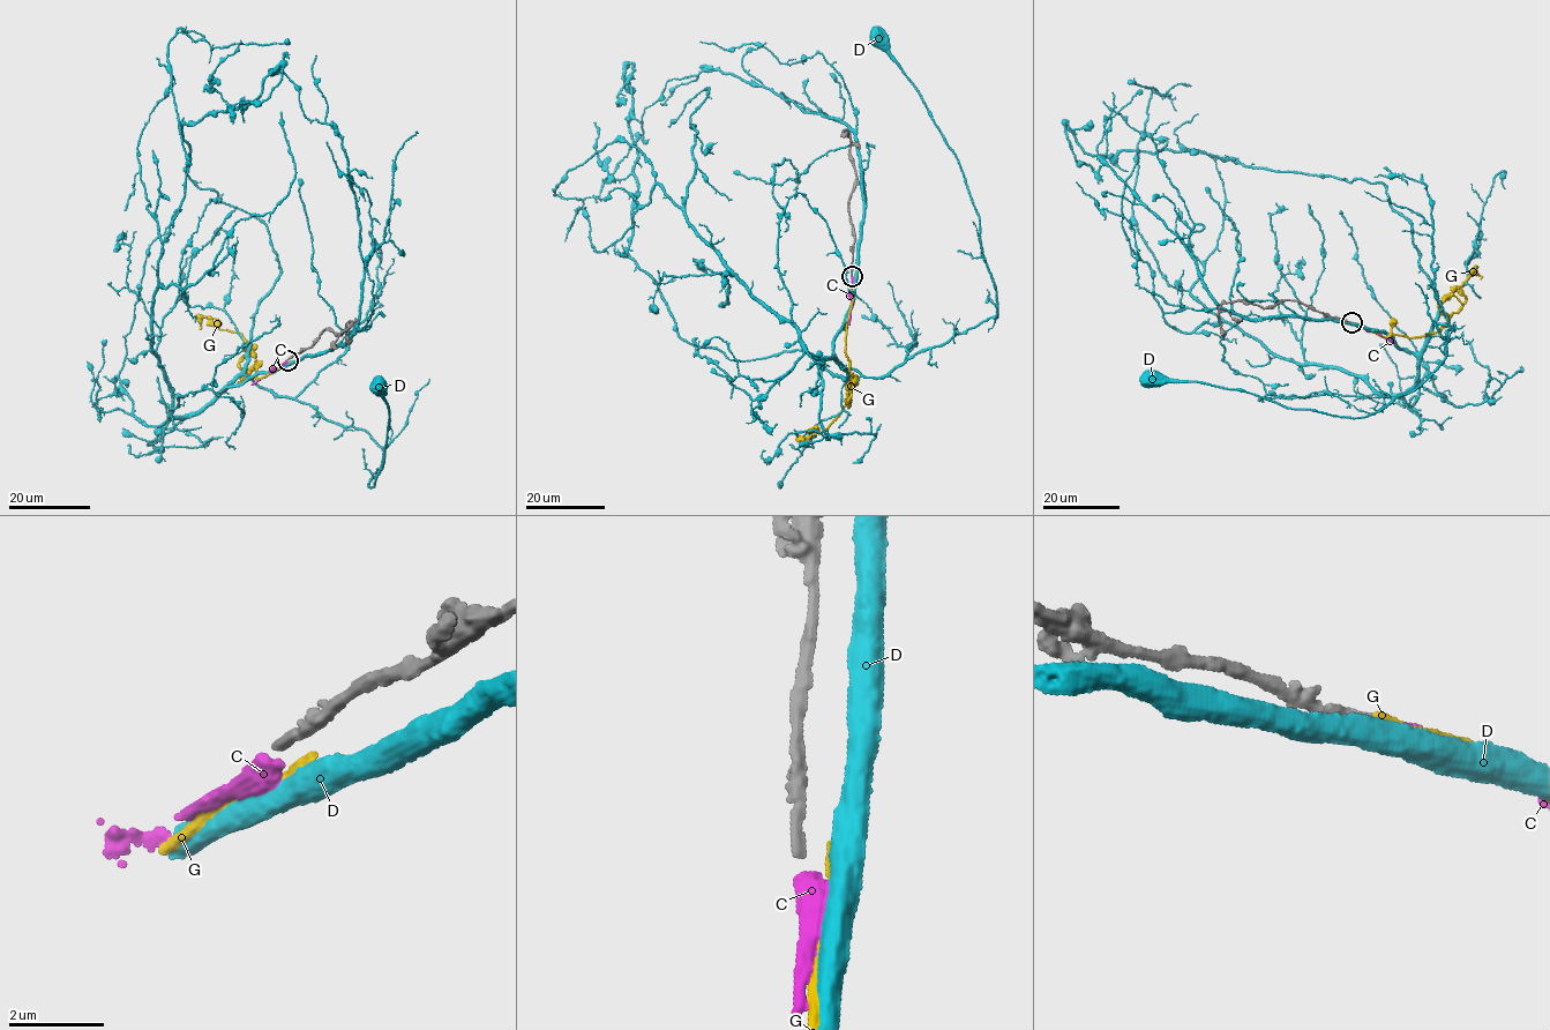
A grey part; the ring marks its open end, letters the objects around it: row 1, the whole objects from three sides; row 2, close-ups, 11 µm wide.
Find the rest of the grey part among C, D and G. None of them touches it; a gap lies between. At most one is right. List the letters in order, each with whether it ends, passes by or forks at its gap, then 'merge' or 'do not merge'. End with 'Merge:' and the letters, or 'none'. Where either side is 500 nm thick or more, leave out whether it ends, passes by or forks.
C: it ends; merge
D: do not merge
G: it ends; do not merge
Merge: C

